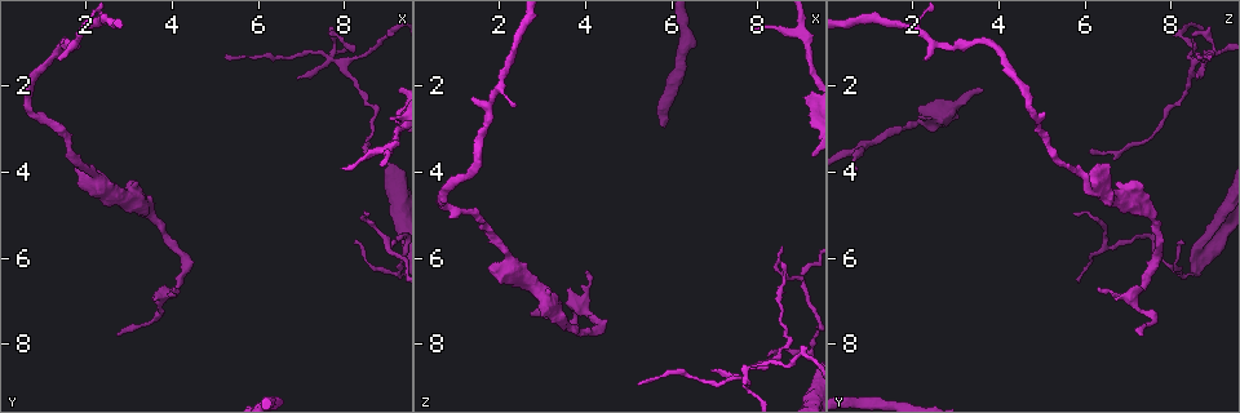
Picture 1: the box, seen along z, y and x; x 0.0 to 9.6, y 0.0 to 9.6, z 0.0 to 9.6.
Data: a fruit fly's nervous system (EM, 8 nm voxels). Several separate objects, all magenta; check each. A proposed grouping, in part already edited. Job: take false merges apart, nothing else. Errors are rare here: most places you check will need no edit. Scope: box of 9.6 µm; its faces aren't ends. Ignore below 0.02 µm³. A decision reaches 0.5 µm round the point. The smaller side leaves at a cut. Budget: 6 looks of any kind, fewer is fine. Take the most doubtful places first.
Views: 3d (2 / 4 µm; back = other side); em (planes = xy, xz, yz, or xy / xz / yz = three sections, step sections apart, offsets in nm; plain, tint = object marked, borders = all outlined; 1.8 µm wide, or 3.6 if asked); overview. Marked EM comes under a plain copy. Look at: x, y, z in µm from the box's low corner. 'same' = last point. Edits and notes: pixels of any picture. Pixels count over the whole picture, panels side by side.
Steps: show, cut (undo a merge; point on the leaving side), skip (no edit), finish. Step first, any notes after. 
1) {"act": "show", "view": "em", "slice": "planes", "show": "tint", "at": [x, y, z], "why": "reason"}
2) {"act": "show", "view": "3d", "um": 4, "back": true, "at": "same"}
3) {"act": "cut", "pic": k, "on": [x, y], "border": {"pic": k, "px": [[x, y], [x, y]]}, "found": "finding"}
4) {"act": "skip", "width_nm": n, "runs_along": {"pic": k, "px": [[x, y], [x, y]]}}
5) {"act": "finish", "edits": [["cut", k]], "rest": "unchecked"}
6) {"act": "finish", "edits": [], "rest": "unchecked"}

{"act": "show", "view": "em", "slice": "yz", "step": 16, "show": "tint", "at": [3.75, 6.90, 7.10], "why": "abrupt turn"}

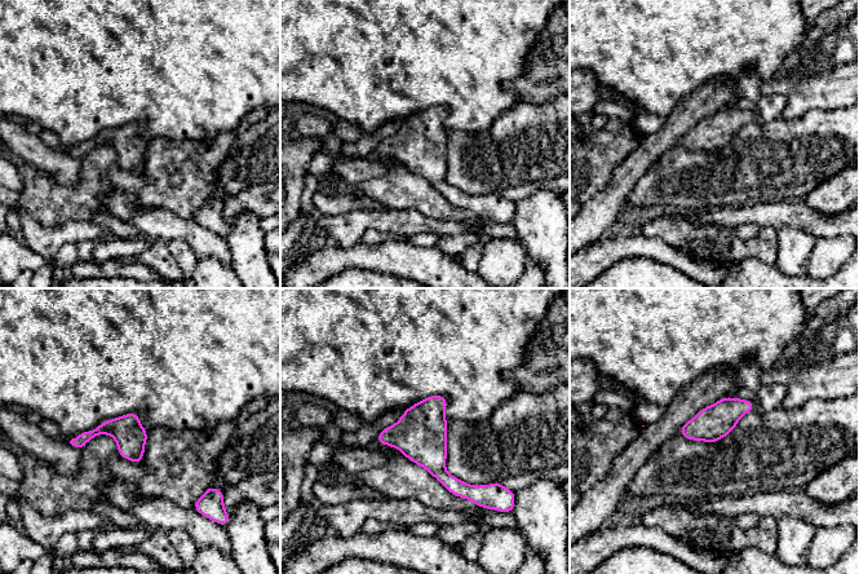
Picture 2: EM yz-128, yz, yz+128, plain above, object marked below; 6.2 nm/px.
{"act": "show", "view": "em", "slice": "planes", "show": "tint", "at": "same"}

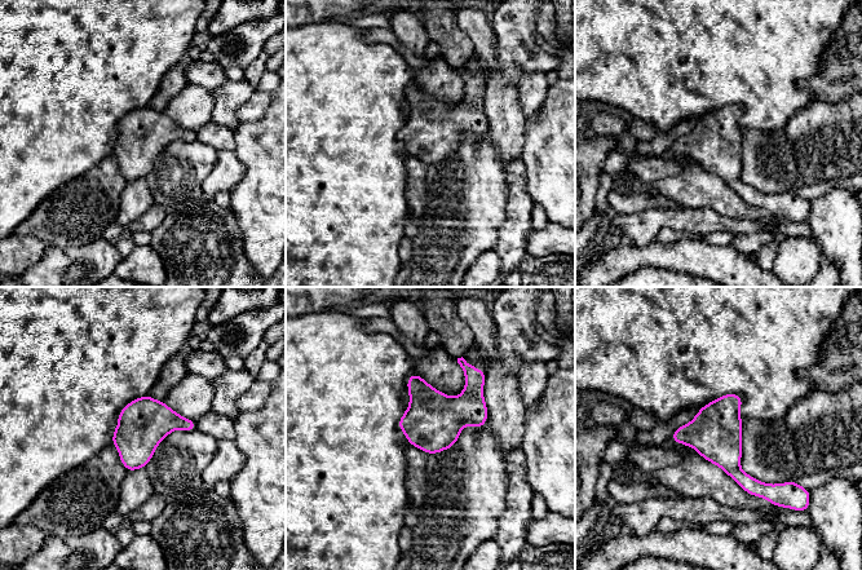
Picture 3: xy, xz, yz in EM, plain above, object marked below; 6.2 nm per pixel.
{"act": "skip", "width_nm": 320, "found": "all the same neuron"}

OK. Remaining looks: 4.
{"act": "show", "view": "em", "um": 3.6, "slice": "xz", "step": 16, "show": "tint", "at": [2.15, 4.15, 6.05], "why": "calibre changes"}

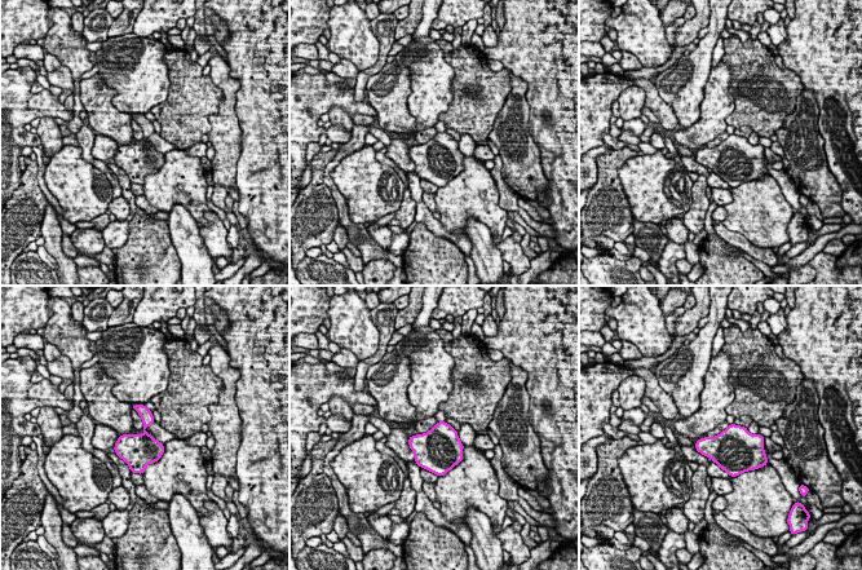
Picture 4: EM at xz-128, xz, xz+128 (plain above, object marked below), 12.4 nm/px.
{"act": "show", "view": "em", "um": 3.6, "slice": "planes", "show": "tint", "at": "same", "why": "another direction"}

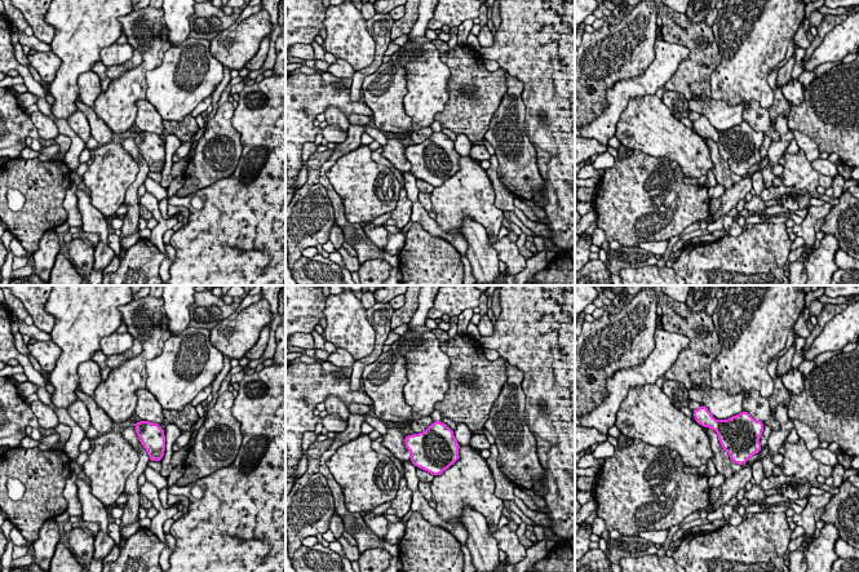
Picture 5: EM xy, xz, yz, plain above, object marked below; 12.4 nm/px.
{"act": "skip", "width_nm": 320, "found": "all the same neuron"}

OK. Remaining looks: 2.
{"act": "show", "view": "em", "slice": "planes", "show": "tint", "at": [9.05, 5.75, 6.60], "why": "sharp bend"}

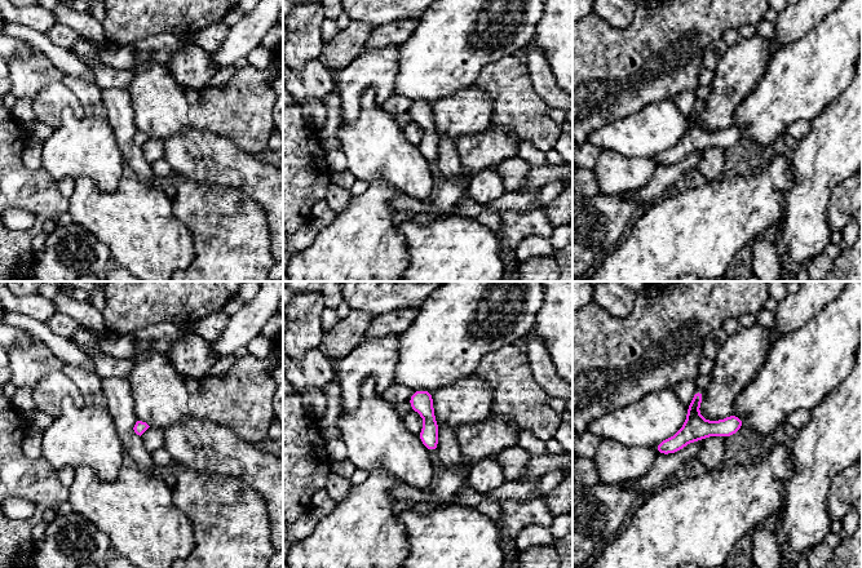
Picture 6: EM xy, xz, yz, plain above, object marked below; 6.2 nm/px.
{"act": "skip", "runs_along": {"pic": 6, "px": [[739, 421], [694, 429], [658, 448]]}, "found": "one neuron here"}

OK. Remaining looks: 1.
{"act": "finish", "edits": [], "rest": "unchecked"}

